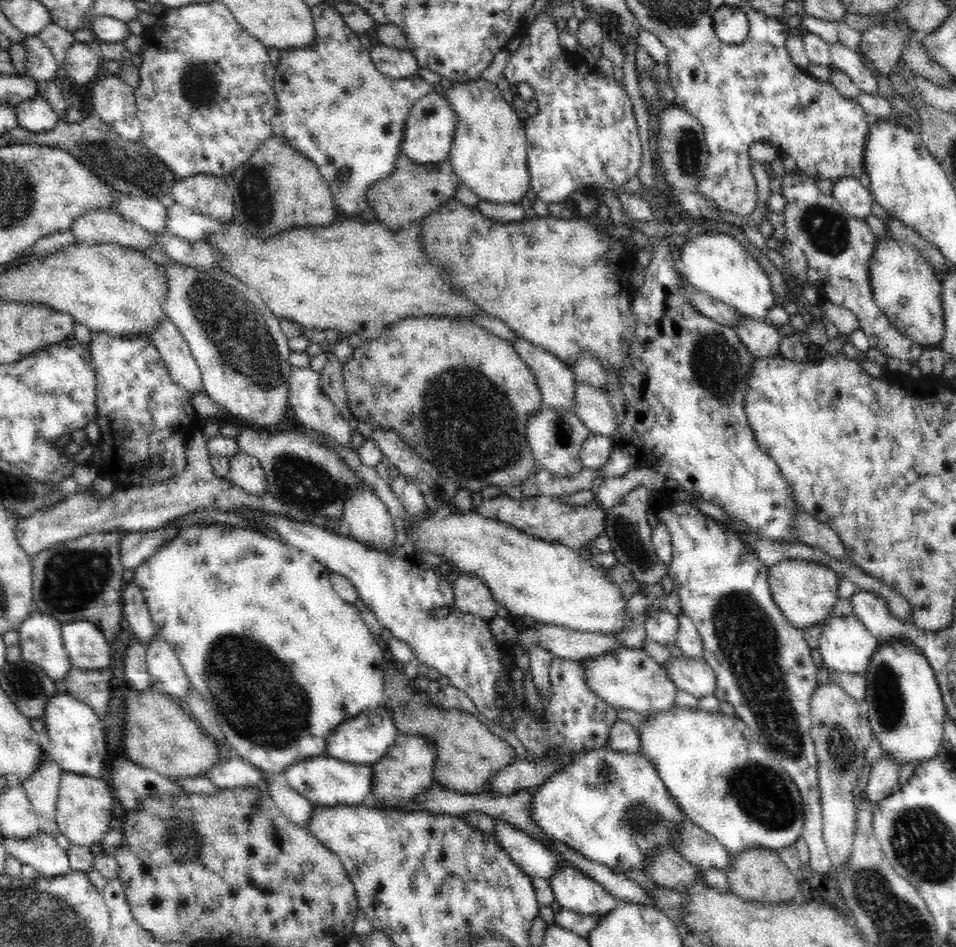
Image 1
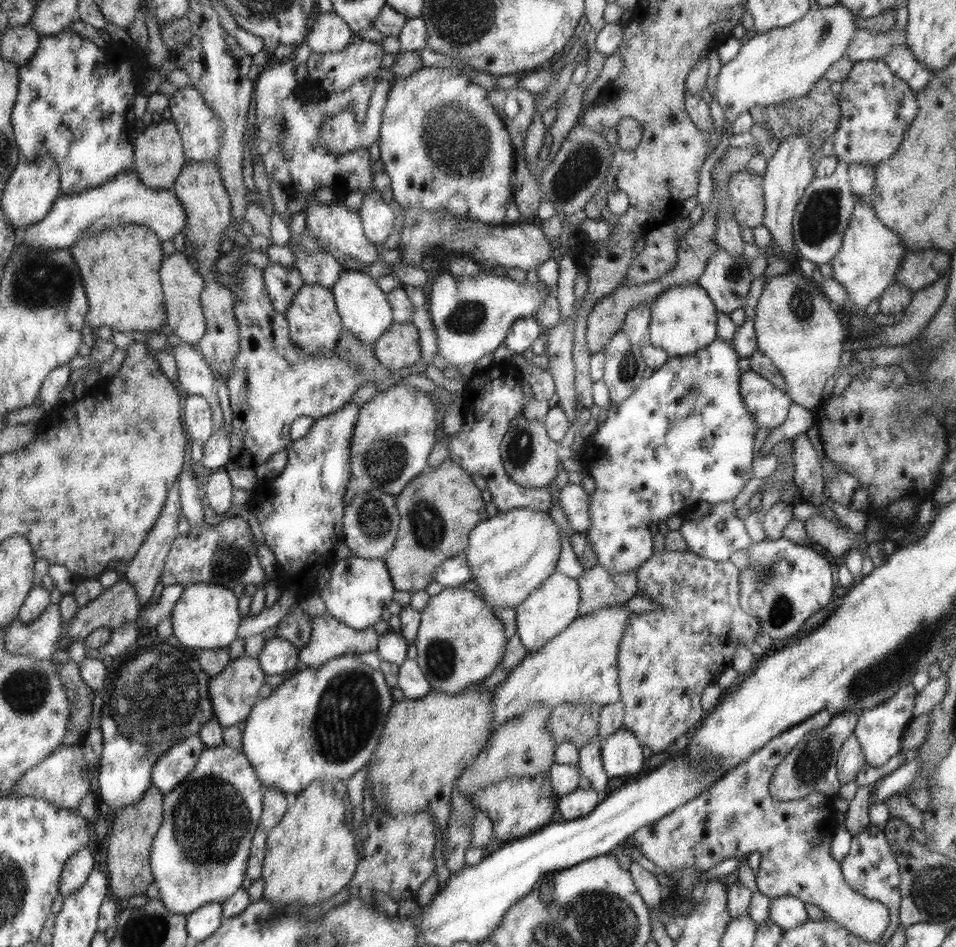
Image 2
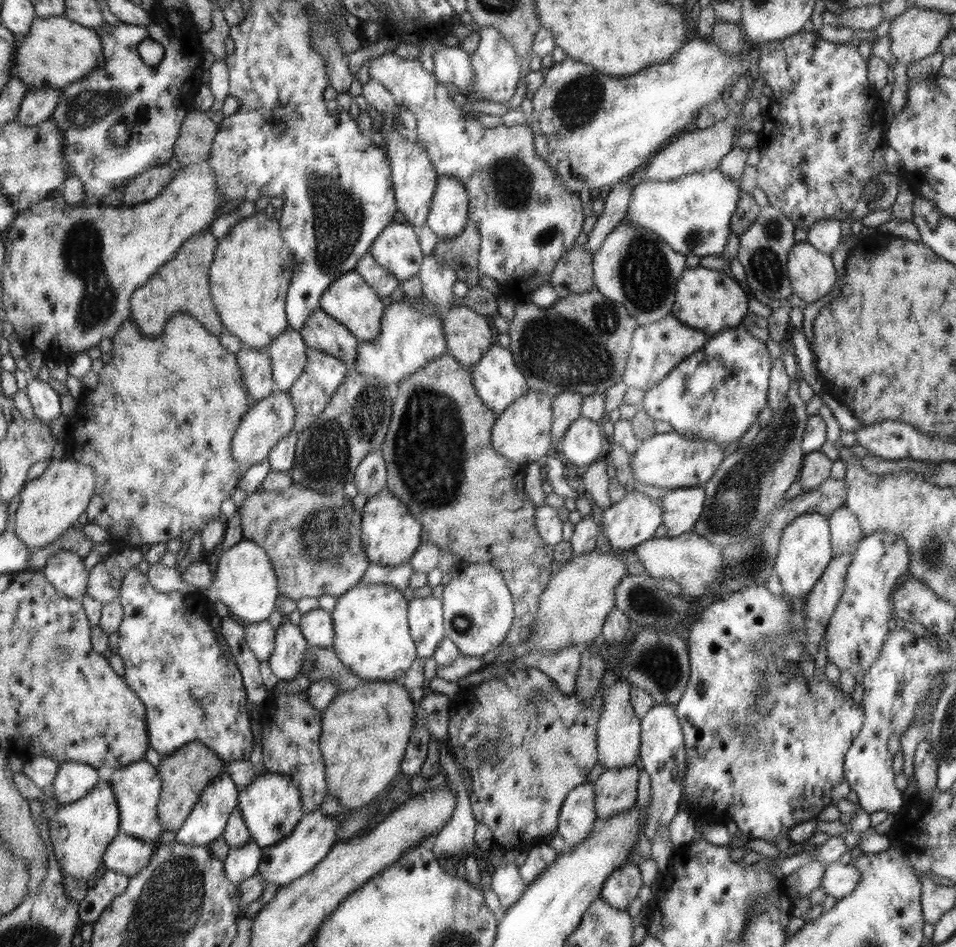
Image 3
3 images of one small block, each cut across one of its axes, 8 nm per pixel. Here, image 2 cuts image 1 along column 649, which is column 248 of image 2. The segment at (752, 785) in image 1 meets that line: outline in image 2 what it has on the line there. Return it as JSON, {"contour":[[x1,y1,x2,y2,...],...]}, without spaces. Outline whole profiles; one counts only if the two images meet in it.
{"contour":[[354,655,334,657,322,667,299,670,276,689,261,695,246,718,241,750,253,763,264,788,278,789,291,799,314,782,344,779,368,765,393,706,394,698,380,669,370,667]]}

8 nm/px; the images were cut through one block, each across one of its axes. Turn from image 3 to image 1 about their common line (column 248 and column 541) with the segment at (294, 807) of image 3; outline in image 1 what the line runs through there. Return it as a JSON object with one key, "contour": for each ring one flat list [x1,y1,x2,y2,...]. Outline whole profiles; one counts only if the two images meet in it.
{"contour":[[607,746,599,749,582,749,572,753,570,761,566,761,548,780,531,793,529,813,534,824,553,842,561,842,579,852,582,856,603,864,616,872,621,868,642,870,646,874,646,866,656,854,671,848,678,853,678,840,682,838,684,824,691,823,678,801,667,791,666,784,659,776,654,761,641,751,614,752]]}

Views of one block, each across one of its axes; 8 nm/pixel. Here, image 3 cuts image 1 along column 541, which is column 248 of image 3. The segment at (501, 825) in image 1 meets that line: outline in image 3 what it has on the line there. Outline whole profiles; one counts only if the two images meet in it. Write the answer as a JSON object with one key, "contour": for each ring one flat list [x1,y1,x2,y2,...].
{"contour":[[249,839,246,845,228,852,224,858,225,872,232,883,241,883,258,872,262,849,254,839]]}

